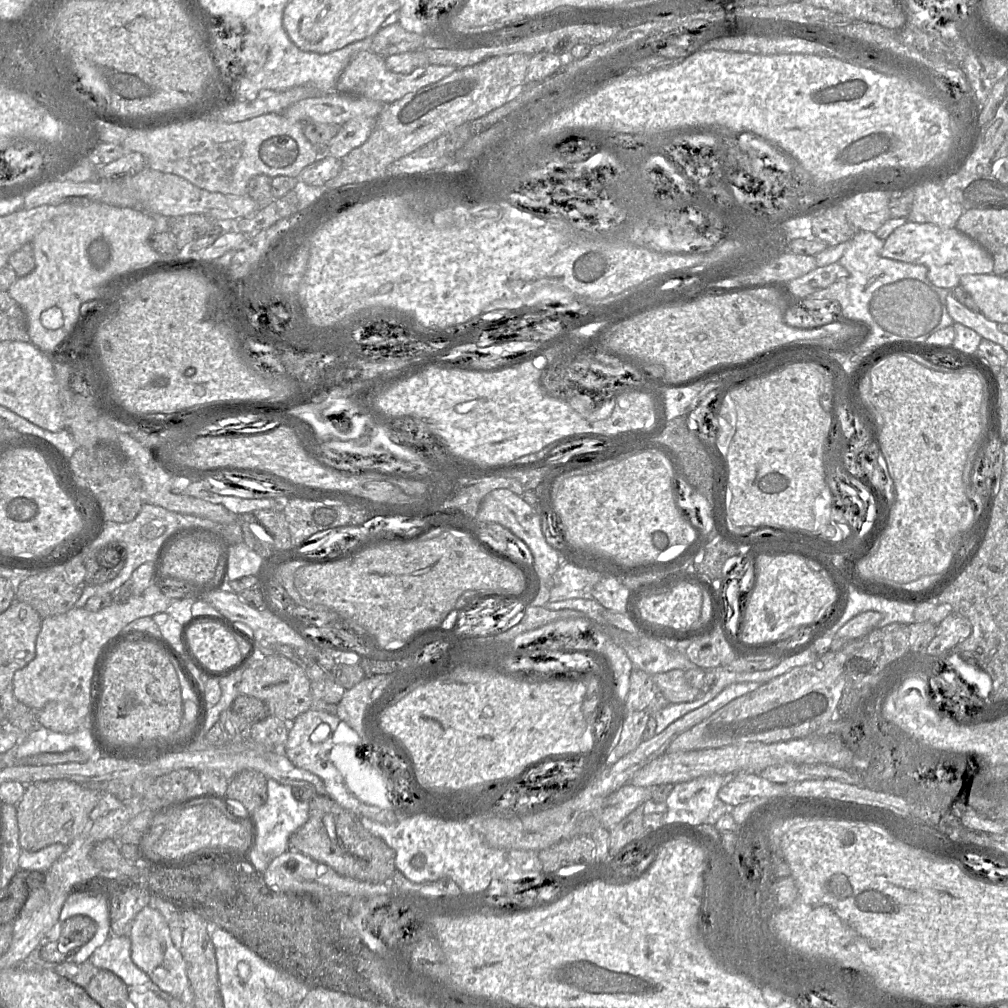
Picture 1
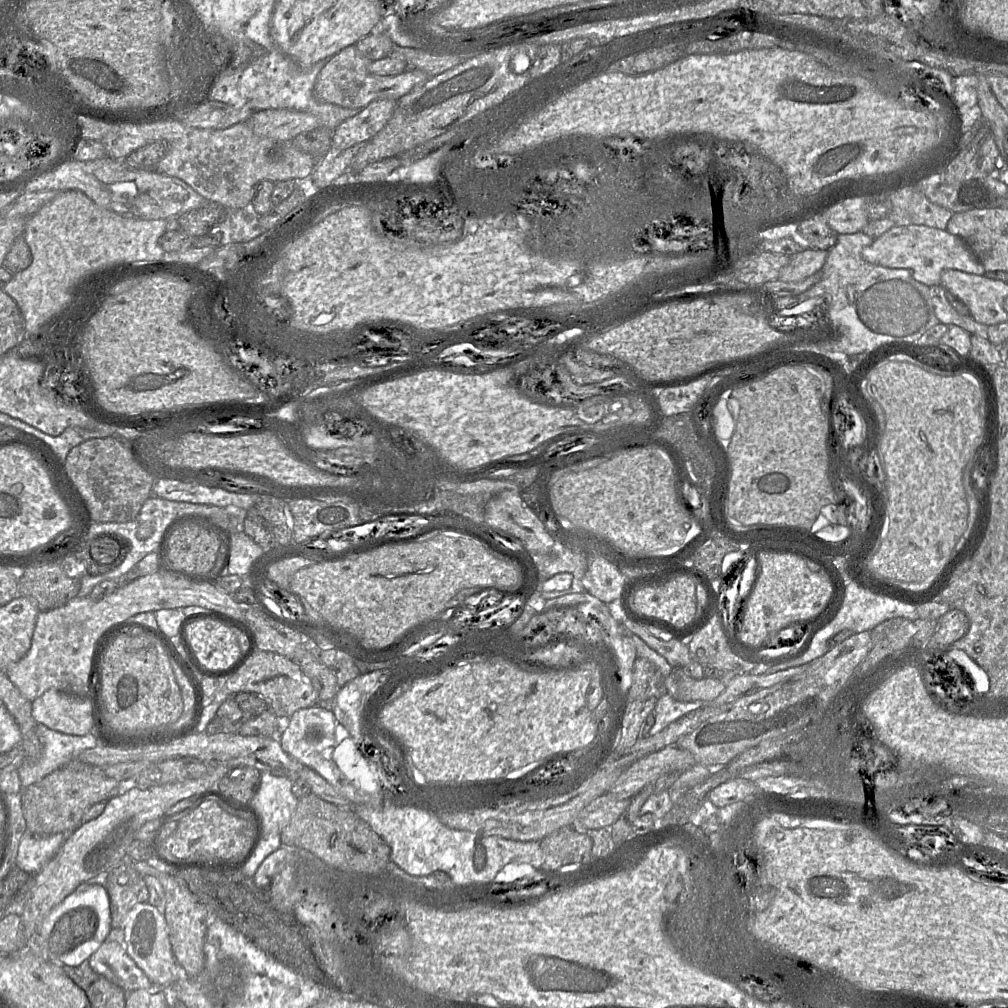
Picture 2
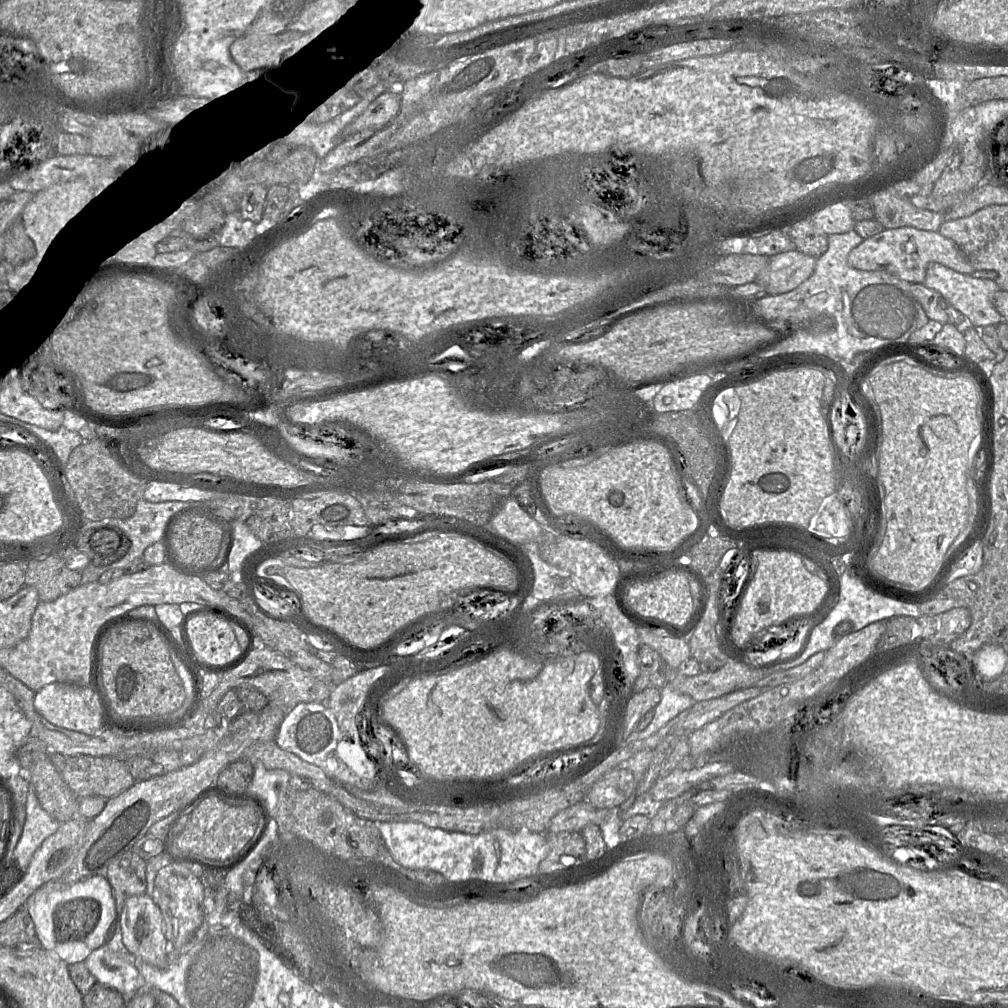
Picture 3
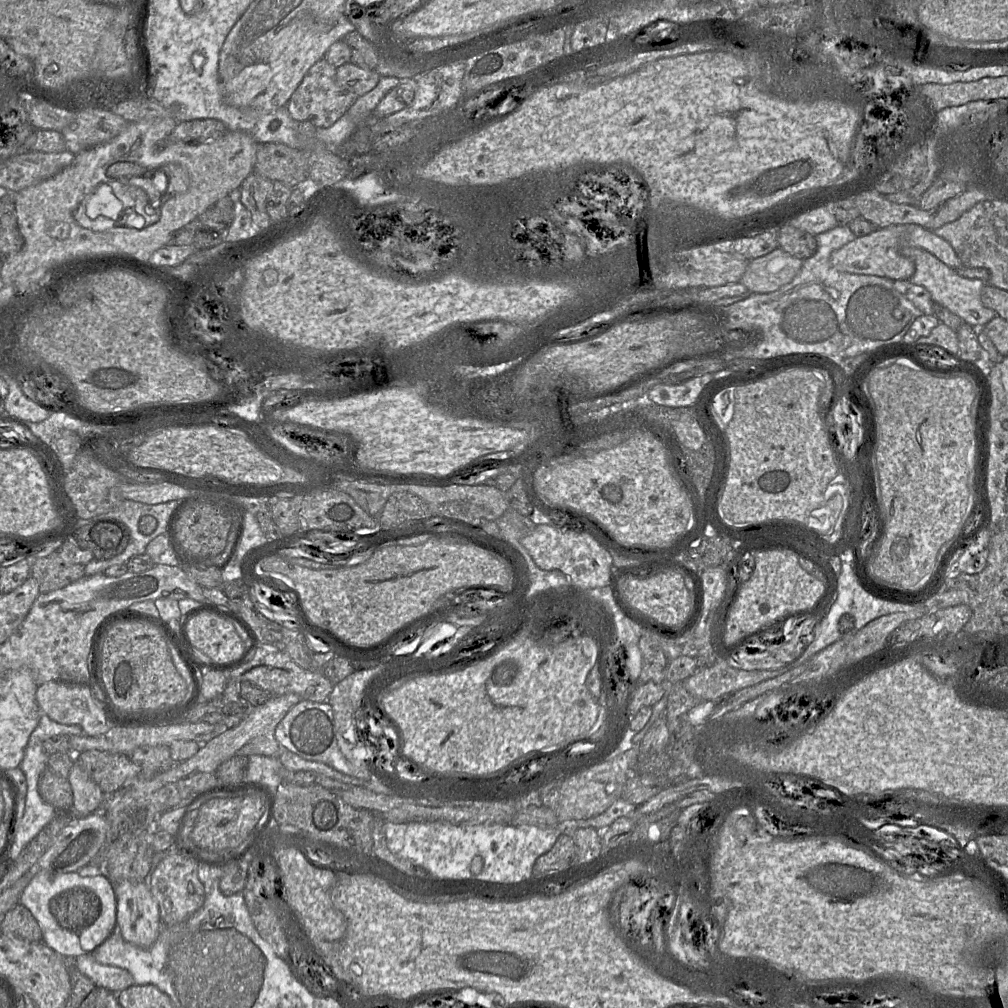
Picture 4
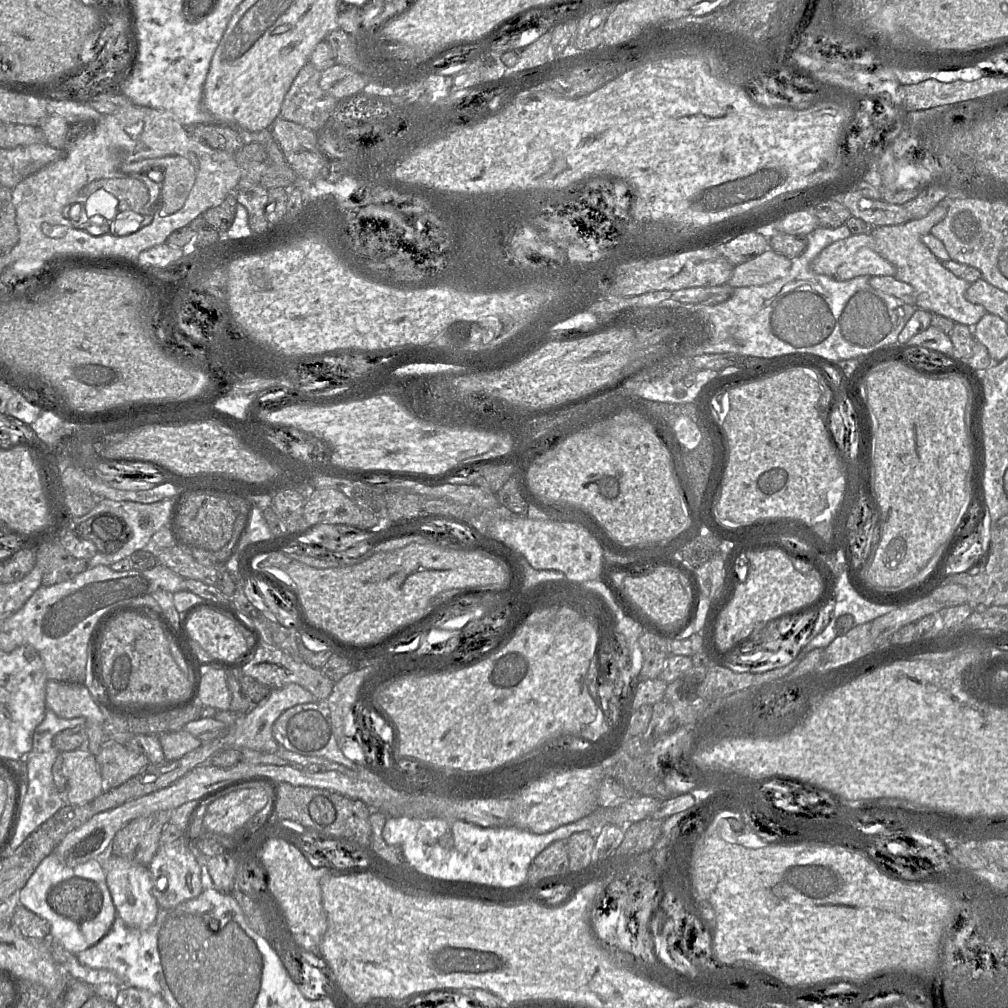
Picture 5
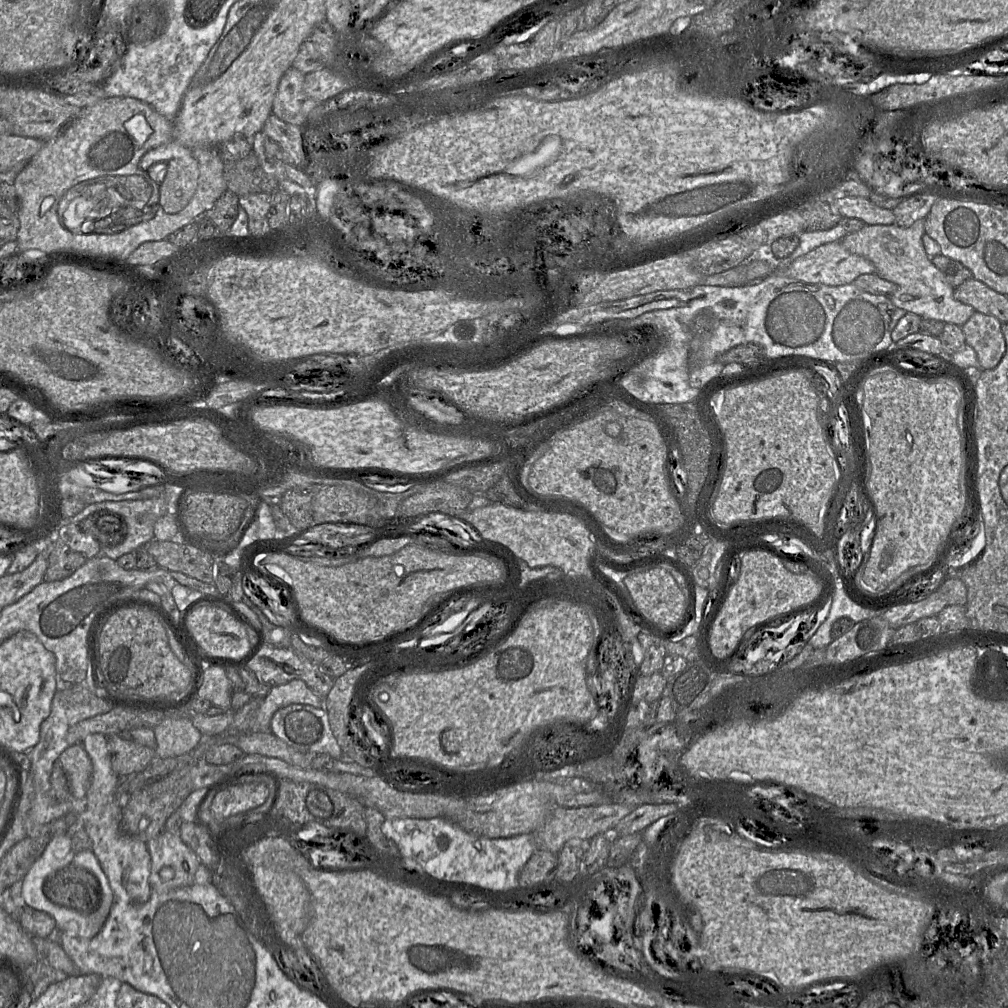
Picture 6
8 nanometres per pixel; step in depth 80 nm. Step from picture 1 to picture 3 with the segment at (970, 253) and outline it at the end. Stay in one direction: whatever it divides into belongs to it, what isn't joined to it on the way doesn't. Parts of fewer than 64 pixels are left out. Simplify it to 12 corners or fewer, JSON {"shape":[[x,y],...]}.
{"shape":[[884,229],[847,257],[858,270],[923,283],[929,263],[974,267],[939,232]]}

